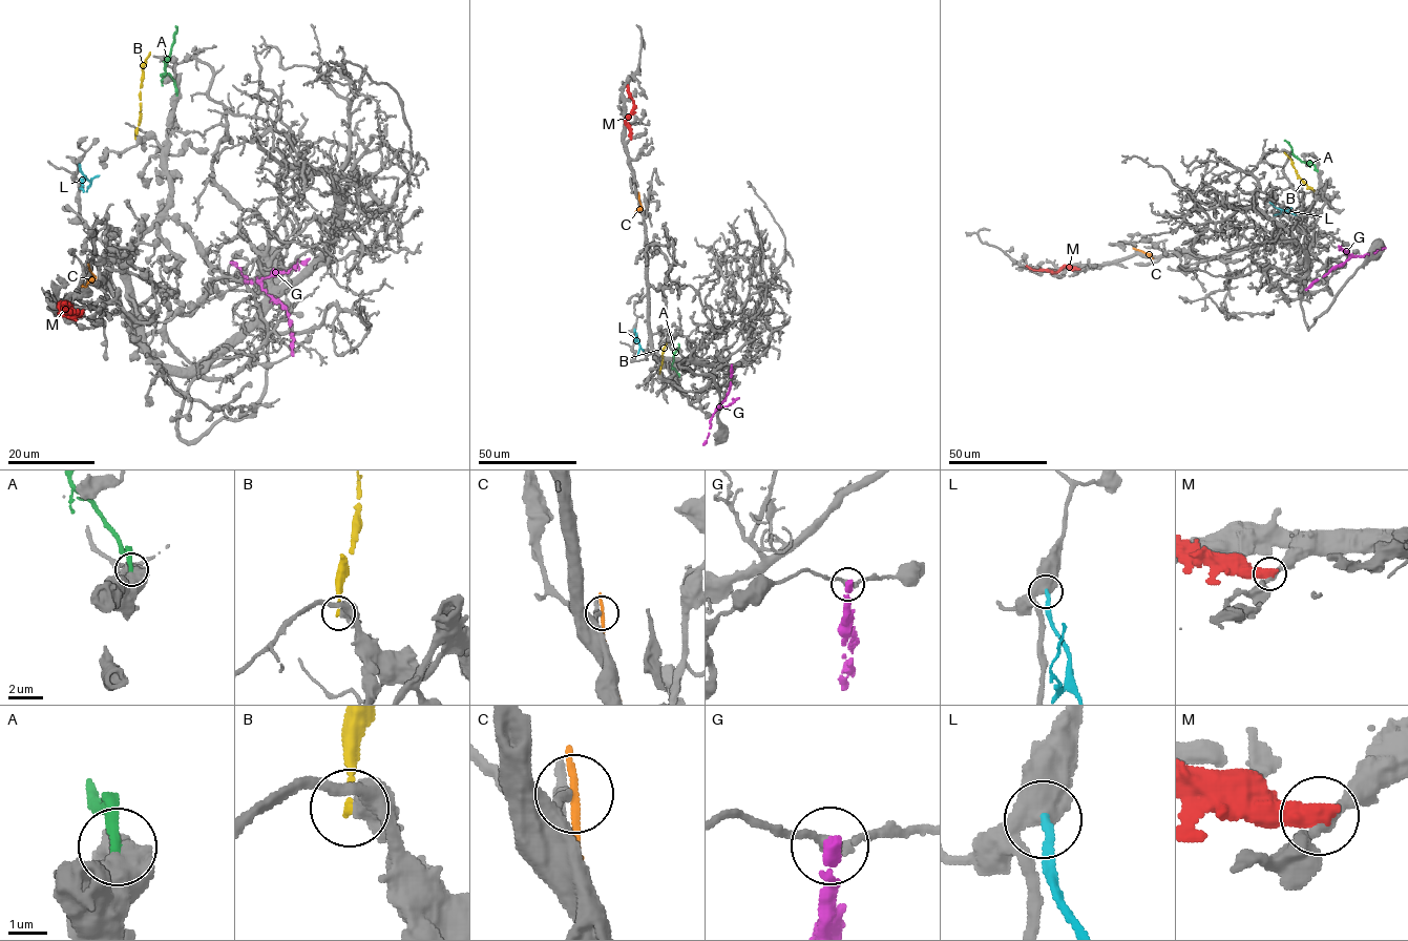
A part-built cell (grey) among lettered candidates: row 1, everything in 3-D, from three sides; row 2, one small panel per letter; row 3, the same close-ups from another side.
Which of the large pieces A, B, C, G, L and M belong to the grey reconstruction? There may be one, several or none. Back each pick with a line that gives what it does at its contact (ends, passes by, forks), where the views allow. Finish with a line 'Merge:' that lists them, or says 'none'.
Merge: none

